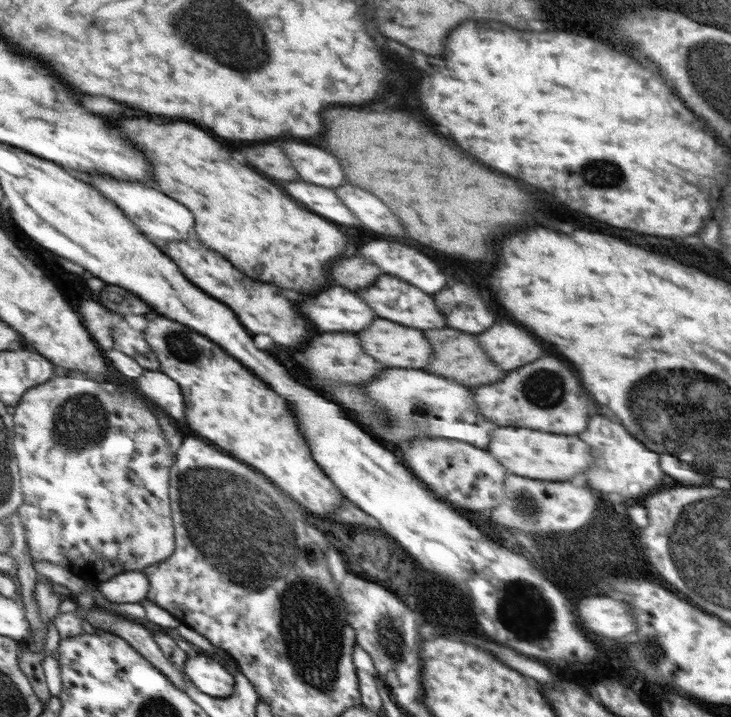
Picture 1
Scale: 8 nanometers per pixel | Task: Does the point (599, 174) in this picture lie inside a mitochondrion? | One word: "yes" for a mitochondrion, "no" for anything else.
yes

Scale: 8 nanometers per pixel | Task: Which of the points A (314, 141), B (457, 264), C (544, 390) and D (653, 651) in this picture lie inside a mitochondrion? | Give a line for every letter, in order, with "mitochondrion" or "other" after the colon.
A: other
B: other
C: mitochondrion
D: mitochondrion

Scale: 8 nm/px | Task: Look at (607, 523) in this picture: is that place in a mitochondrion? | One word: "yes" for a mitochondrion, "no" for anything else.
no

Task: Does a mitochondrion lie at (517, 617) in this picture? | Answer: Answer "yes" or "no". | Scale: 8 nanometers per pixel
yes

